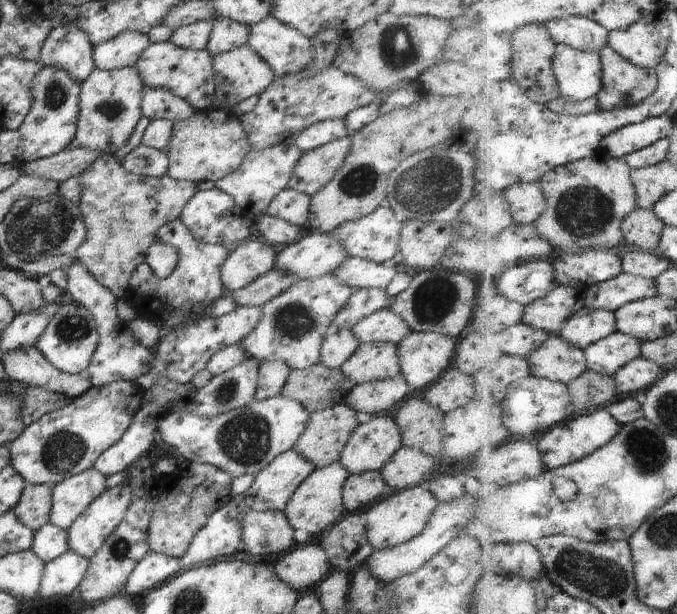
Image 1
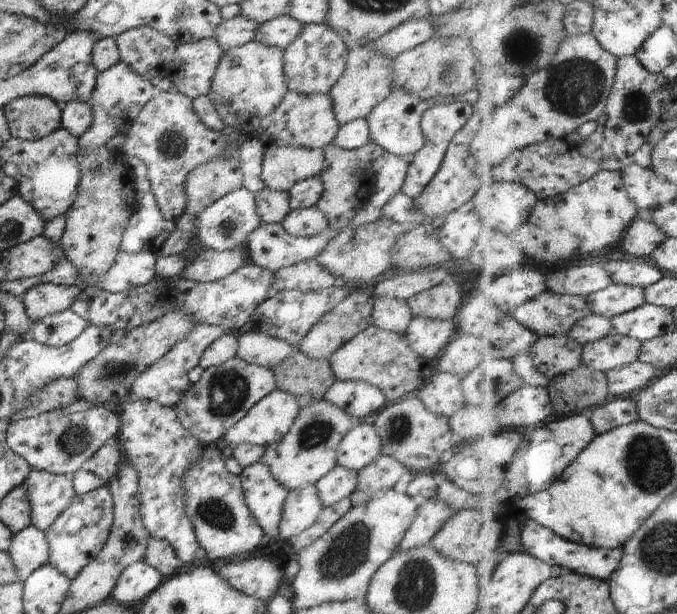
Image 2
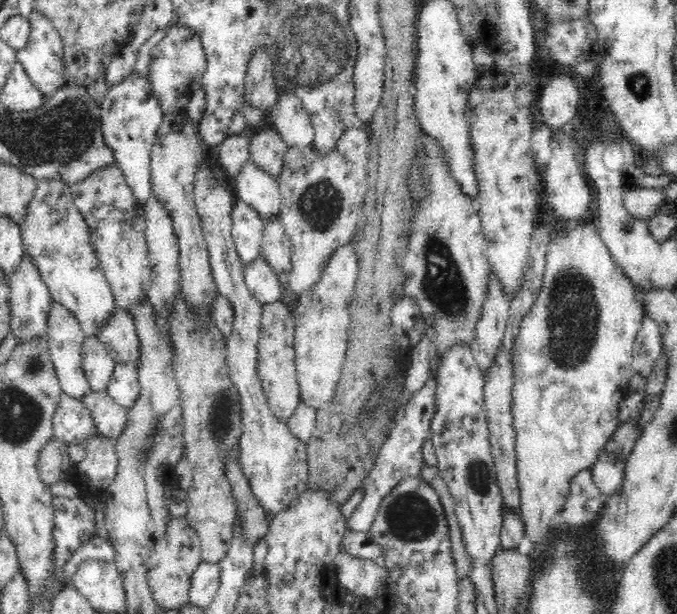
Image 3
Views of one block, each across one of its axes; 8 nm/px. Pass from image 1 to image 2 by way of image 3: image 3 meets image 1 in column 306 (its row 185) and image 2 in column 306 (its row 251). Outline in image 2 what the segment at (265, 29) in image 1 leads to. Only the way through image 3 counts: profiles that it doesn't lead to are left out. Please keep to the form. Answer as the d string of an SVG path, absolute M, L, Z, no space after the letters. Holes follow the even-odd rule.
M324 23L304 25L299 36L283 50L287 91L305 94L329 94L346 69L349 49L340 36Z

